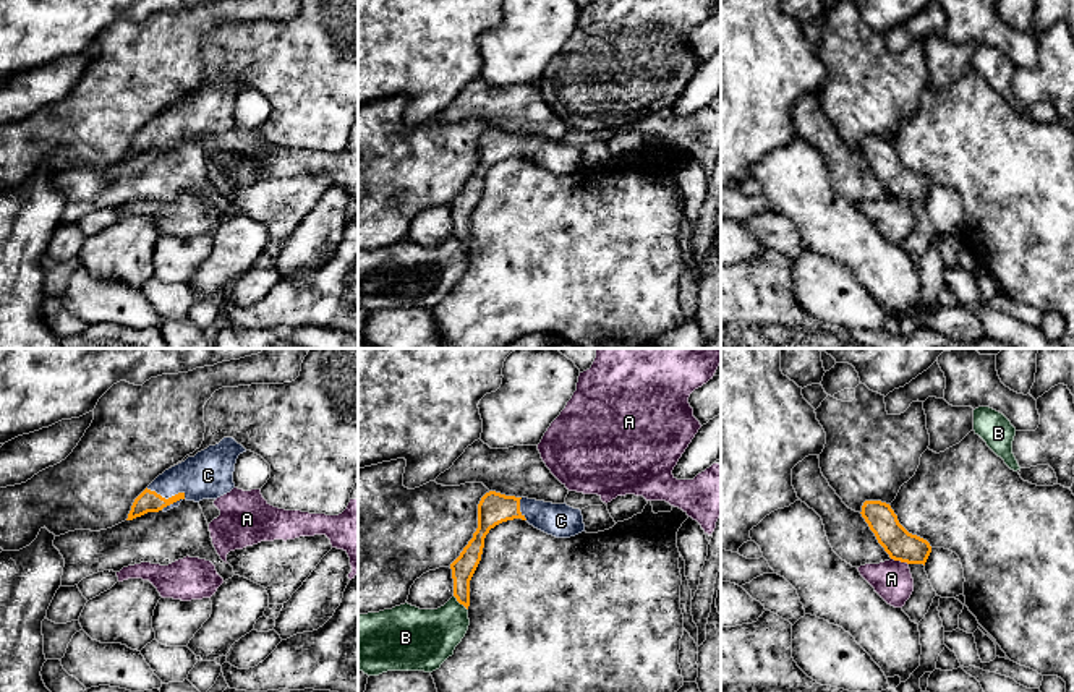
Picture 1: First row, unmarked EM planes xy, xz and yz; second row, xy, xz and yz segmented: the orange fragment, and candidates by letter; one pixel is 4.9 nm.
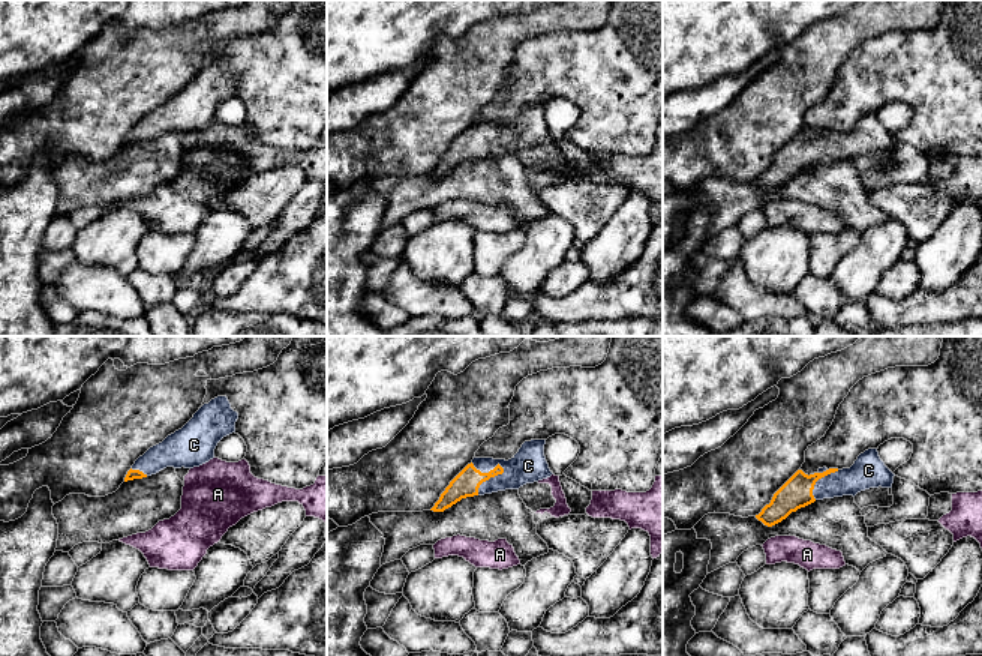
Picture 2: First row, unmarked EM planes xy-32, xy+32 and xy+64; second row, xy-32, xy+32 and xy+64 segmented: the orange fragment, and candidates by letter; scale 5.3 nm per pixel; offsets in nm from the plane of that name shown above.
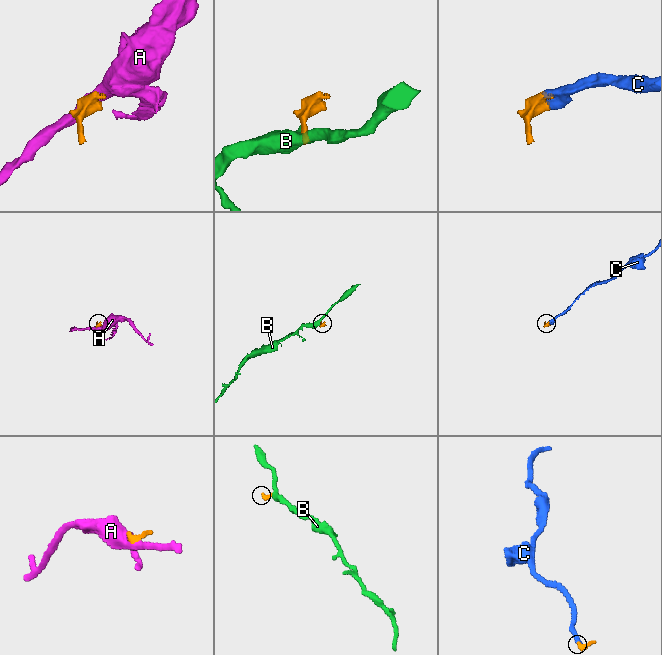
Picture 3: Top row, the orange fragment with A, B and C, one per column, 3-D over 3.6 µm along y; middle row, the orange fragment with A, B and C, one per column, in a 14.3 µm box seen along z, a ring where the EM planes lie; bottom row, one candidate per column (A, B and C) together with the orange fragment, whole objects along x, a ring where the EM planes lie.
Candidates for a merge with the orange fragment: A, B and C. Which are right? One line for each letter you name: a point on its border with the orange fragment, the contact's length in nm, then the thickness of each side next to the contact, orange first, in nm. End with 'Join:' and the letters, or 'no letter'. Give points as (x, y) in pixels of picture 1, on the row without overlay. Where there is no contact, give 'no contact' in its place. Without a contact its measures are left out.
C: meets orange in xy at (169, 135); contact 200 nm long; 110 nm thick on the orange side, 240 nm on the other
Join: C

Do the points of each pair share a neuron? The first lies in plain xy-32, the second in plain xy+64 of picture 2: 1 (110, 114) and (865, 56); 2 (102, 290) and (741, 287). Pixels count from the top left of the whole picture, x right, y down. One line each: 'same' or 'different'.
1: different
2: same

